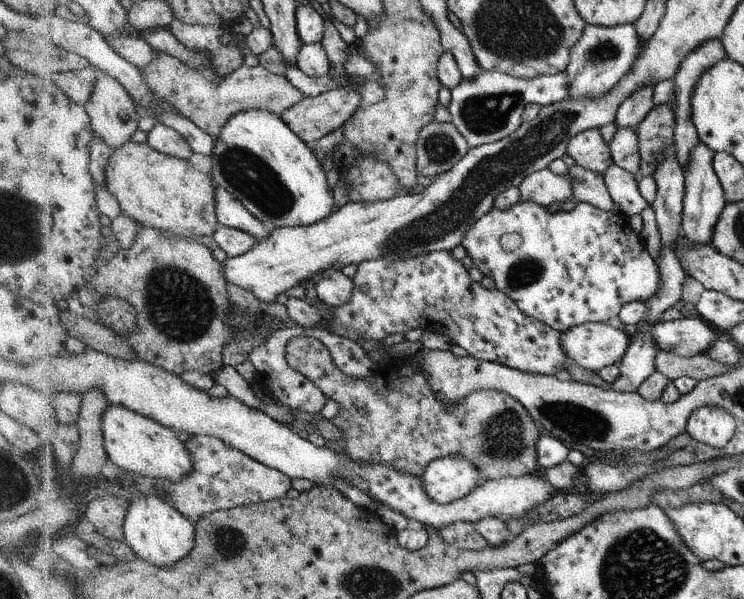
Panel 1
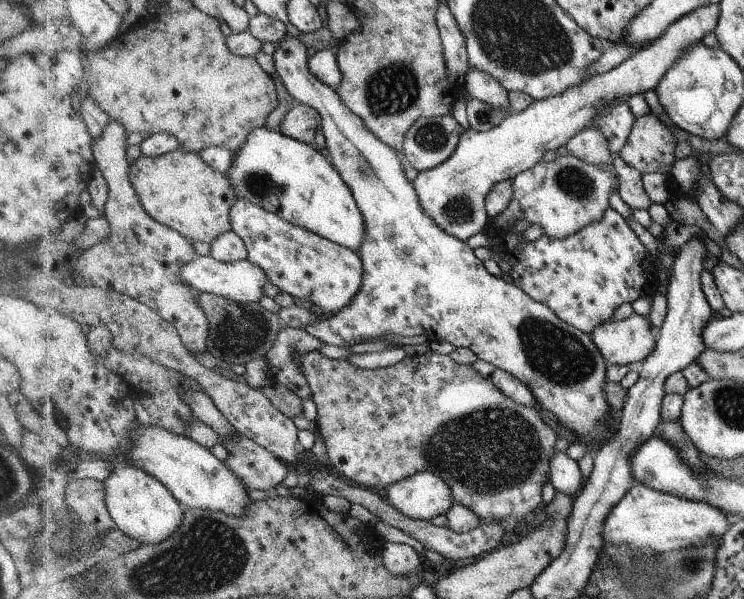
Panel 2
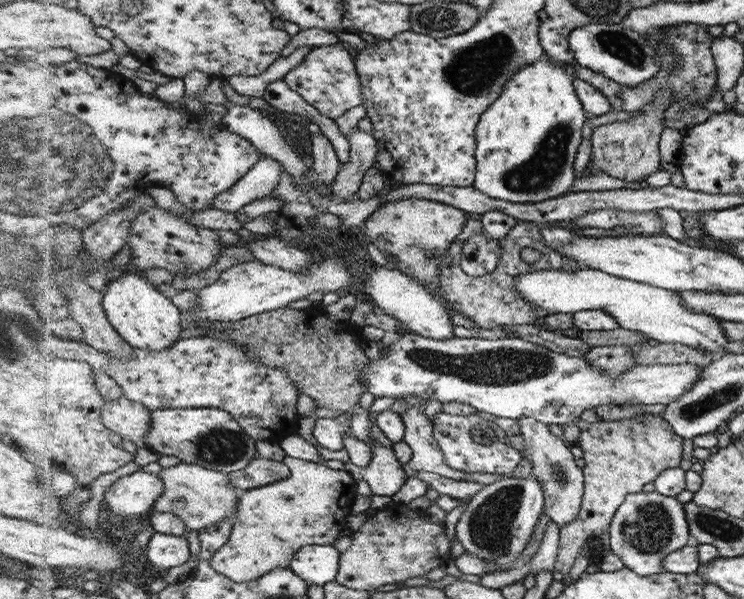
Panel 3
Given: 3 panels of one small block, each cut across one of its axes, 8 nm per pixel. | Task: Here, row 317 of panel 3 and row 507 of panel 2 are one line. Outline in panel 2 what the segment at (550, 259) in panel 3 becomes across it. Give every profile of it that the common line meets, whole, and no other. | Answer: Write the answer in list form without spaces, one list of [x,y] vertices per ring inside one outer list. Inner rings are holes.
[[[310,351],[302,354],[300,358],[300,370],[309,383],[313,392],[311,398],[317,408],[317,435],[326,444],[328,450],[328,462],[335,468],[342,477],[350,483],[360,485],[364,488],[385,488],[404,481],[405,478],[412,477],[413,474],[421,472],[433,472],[444,479],[453,488],[455,504],[468,506],[478,514],[481,519],[480,525],[492,524],[492,522],[502,522],[502,528],[506,532],[516,532],[523,527],[528,514],[532,514],[542,500],[542,488],[549,482],[549,470],[552,464],[554,453],[556,453],[556,432],[540,418],[536,409],[530,406],[522,406],[522,403],[514,402],[495,383],[489,379],[482,378],[481,374],[474,370],[472,365],[461,365],[456,363],[449,355],[428,351],[426,354],[414,354],[405,356],[405,359],[393,366],[380,367],[376,369],[362,369],[354,364],[350,364],[346,359],[332,359],[320,351]]]

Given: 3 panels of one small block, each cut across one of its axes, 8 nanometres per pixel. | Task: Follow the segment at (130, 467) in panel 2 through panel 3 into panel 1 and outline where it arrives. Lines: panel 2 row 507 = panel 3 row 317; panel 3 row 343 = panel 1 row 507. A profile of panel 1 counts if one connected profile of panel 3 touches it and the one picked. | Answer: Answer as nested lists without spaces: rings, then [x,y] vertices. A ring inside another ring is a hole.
[[[144,496],[131,504],[126,518],[126,541],[132,545],[139,557],[154,566],[168,568],[182,562],[194,552],[197,545],[197,526],[178,508],[162,500],[160,496]]]

